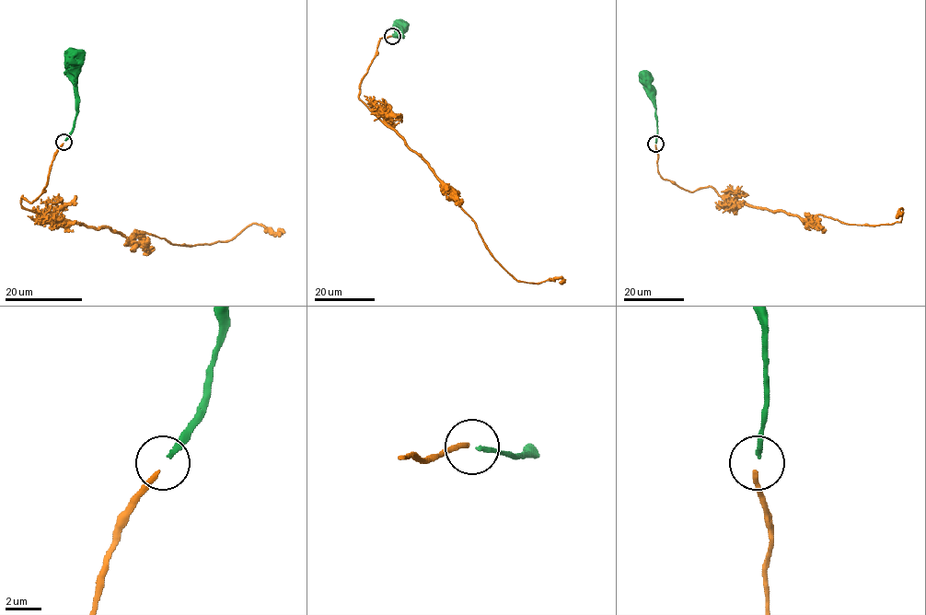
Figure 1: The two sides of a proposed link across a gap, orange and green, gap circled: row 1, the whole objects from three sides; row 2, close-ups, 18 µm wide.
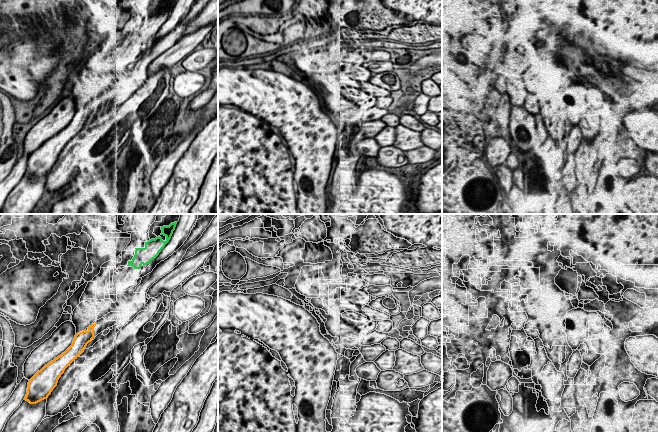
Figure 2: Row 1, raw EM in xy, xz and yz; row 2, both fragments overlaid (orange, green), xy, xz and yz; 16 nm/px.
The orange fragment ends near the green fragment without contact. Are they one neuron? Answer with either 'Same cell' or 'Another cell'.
Another cell

